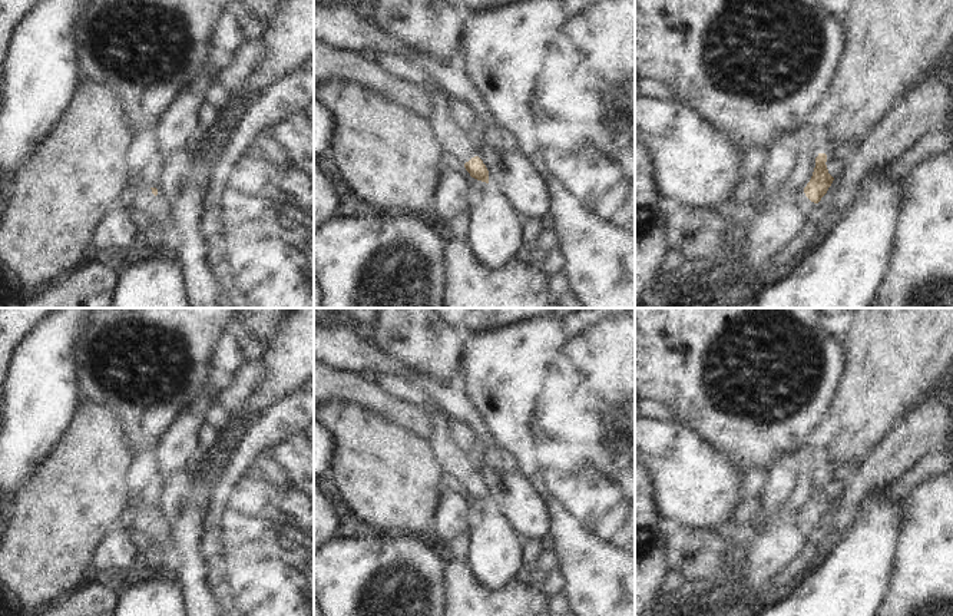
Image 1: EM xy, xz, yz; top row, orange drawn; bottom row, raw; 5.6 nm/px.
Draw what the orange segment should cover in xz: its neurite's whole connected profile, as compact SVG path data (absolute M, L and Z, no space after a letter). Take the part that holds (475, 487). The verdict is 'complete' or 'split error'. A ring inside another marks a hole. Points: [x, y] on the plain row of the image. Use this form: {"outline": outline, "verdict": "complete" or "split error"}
{"outline": "M439 413L431 420L428 438L434 461L443 474L460 483L471 499L489 504L489 491L477 477L479 468L470 464L467 454L459 448L449 428L449 417Z", "verdict": "split error"}

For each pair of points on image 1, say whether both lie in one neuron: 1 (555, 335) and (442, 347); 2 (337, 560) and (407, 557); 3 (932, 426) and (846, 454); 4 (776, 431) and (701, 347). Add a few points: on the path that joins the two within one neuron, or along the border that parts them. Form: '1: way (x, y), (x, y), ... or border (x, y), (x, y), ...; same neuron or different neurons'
1: border (465, 334), (459, 378); different neurons
2: way (354, 560), (390, 560); same neuron
3: border (899, 420), (874, 446); different neurons
4: way (744, 420), (714, 411), (704, 394), (700, 378); same neuron

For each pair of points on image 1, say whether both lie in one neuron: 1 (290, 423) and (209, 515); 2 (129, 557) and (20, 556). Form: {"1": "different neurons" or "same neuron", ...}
{"1": "same neuron", "2": "different neurons"}

